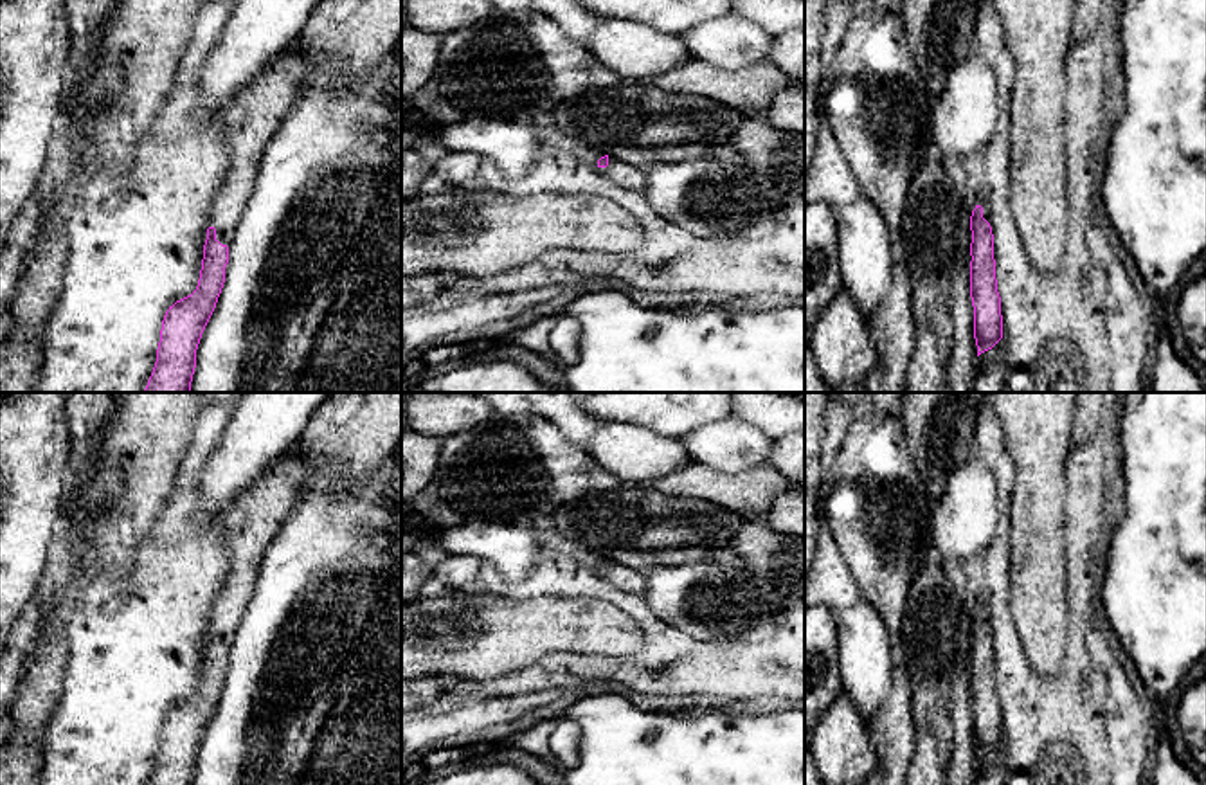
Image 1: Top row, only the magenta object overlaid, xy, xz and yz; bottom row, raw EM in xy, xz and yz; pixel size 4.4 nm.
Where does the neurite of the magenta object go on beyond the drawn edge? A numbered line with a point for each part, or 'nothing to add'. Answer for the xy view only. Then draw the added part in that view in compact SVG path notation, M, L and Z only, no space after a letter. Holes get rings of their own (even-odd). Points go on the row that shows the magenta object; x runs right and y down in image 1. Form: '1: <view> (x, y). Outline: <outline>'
1: xy (252, 117). Outline: M295 43L274 58L220 115L230 157L207 220L221 245L230 245L254 191L263 149L293 108L311 72L310 56Z

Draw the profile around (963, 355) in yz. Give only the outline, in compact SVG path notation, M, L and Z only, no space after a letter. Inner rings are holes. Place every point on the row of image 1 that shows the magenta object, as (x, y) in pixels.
M963 214L958 225L958 266L952 274L950 320L952 349L943 392L974 392L977 346L974 338L974 306L970 297L970 218Z

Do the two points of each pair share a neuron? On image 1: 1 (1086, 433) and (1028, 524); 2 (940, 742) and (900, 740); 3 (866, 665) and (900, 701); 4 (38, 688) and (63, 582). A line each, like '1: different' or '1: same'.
1: different
2: different
3: different
4: same

